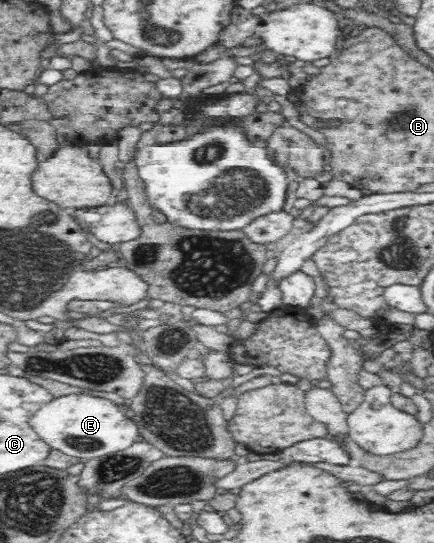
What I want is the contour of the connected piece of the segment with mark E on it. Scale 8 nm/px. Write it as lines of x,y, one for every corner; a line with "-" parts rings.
83,393
52,399
32,416
31,425
50,448
68,448
68,444
76,444
79,449
100,448
100,452
108,452
109,457
112,452
123,451
140,440
138,425
123,408
112,400

